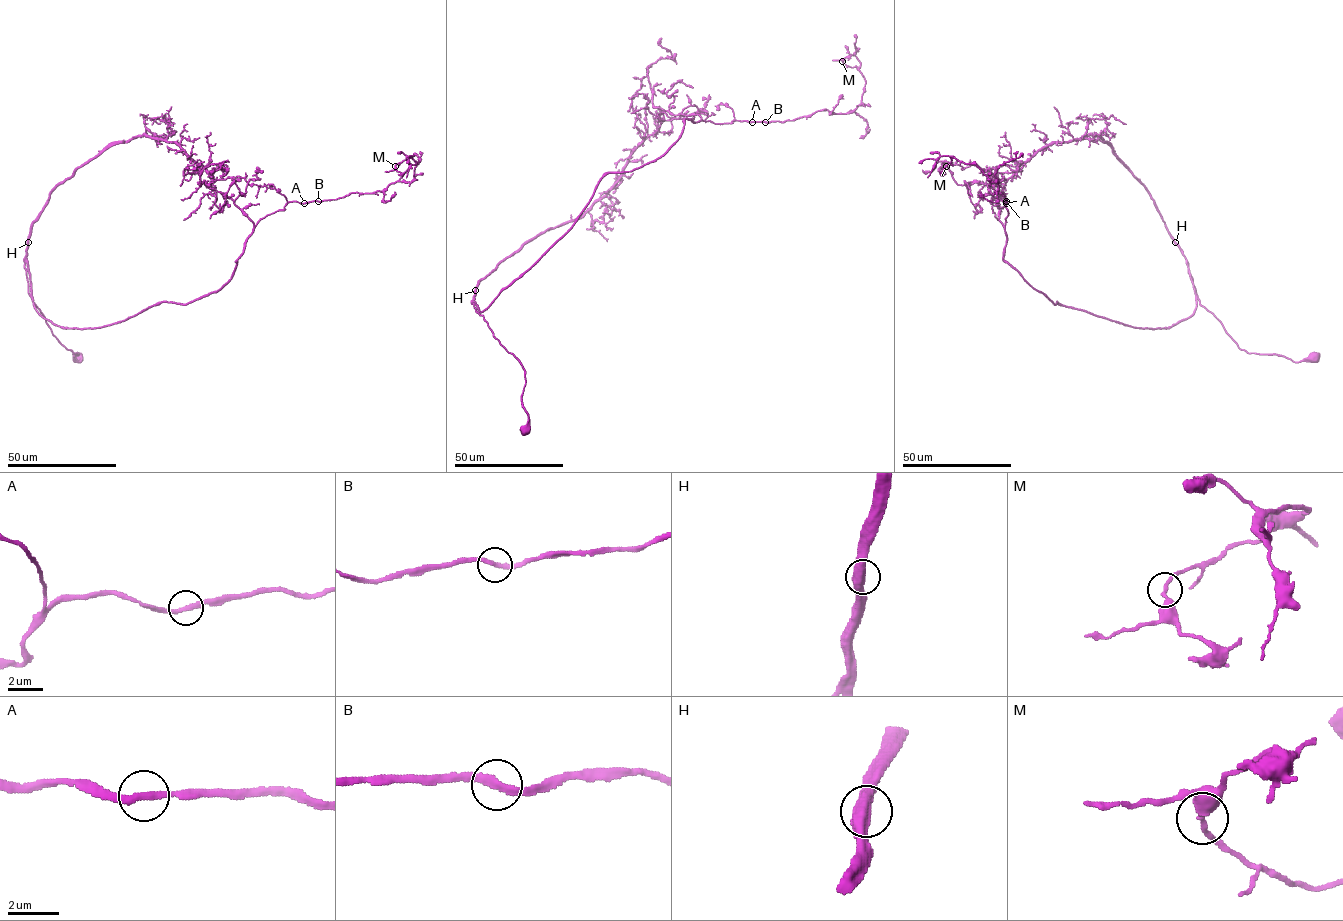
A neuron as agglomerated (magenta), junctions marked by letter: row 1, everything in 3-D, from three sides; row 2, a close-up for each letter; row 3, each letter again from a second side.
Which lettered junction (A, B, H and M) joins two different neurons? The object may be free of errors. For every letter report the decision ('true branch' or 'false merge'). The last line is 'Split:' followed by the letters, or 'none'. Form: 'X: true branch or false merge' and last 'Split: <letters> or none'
A: true branch
B: true branch
H: true branch
M: true branch
Split: none

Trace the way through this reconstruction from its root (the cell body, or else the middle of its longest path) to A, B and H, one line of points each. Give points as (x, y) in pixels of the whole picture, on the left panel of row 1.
A: (78, 357), (31, 299), (44, 318), (79, 328), (192, 302), (231, 278), (261, 219), (304, 203)
B: (78, 357), (31, 299), (44, 318), (79, 328), (192, 302), (231, 278), (261, 219), (290, 202), (318, 201)
H: (78, 357), (80, 362), (74, 358), (78, 354), (67, 350), (53, 334), (31, 299), (26, 258), (28, 243)

